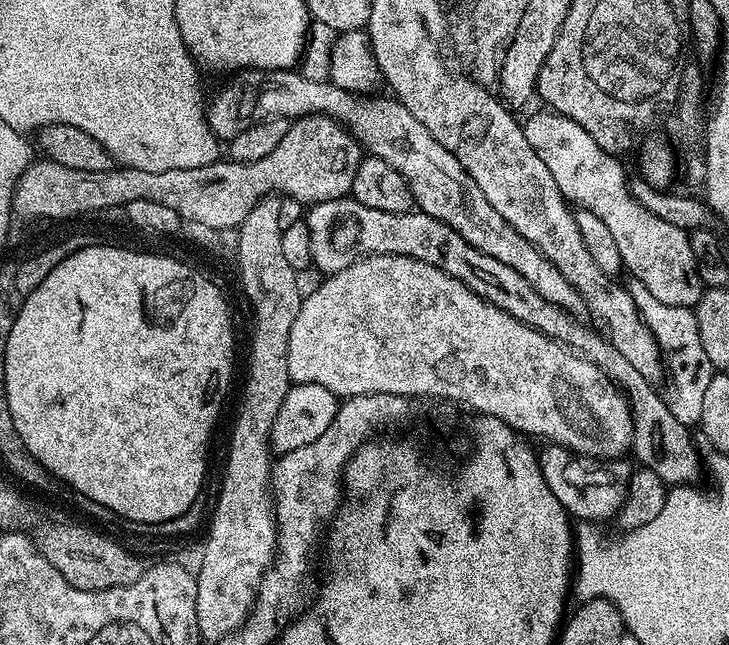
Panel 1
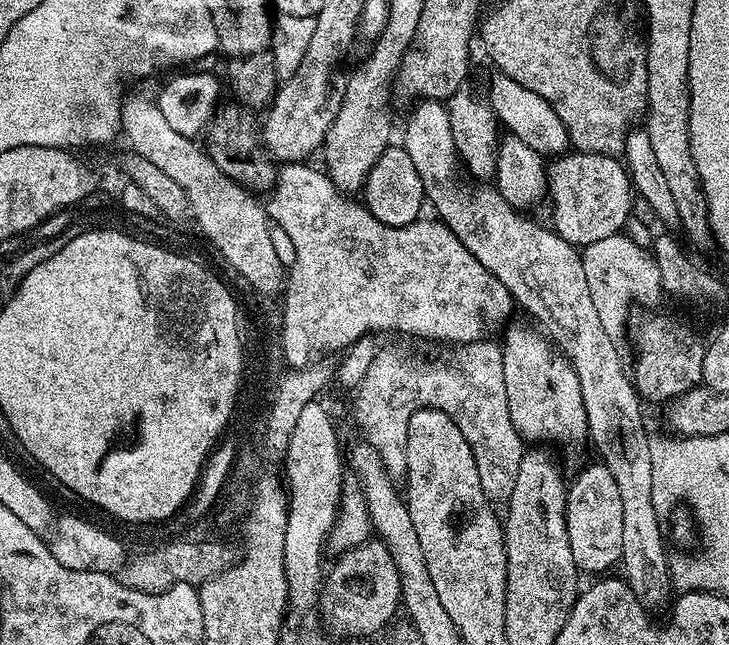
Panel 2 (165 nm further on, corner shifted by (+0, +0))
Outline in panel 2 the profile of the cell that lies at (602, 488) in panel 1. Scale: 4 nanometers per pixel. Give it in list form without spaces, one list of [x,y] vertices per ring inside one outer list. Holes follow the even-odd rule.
[[[516,328],[502,340],[502,374],[506,378],[510,418],[518,434],[528,442],[552,445],[587,441],[590,436],[588,418],[576,371],[572,369],[567,356],[557,351],[543,331],[532,328]]]

